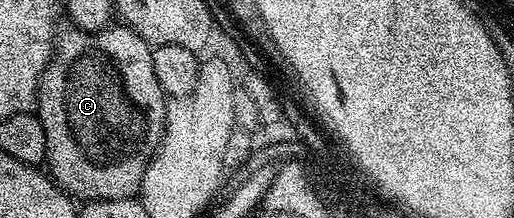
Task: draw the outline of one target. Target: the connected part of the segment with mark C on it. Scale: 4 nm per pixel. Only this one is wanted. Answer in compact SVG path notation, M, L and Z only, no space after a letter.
M117 25L100 30L69 28L63 34L61 31L53 43L46 70L38 81L36 113L44 124L45 165L51 166L49 177L67 195L86 202L135 197L142 189L142 177L150 159L157 153L162 135L166 133L168 95L156 80L151 43L129 26Z

